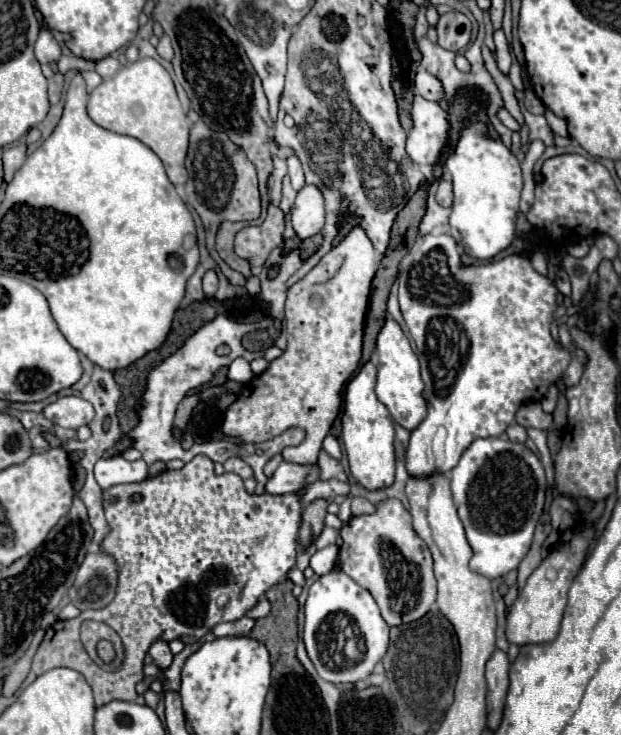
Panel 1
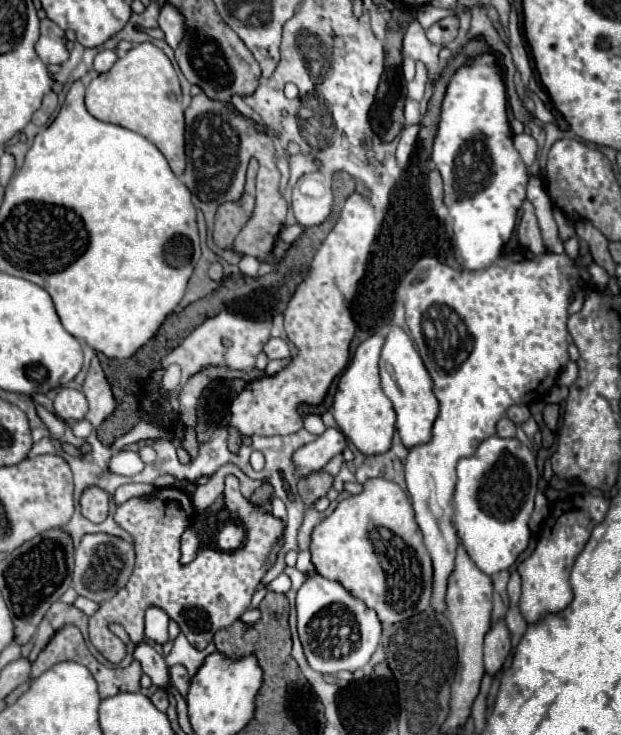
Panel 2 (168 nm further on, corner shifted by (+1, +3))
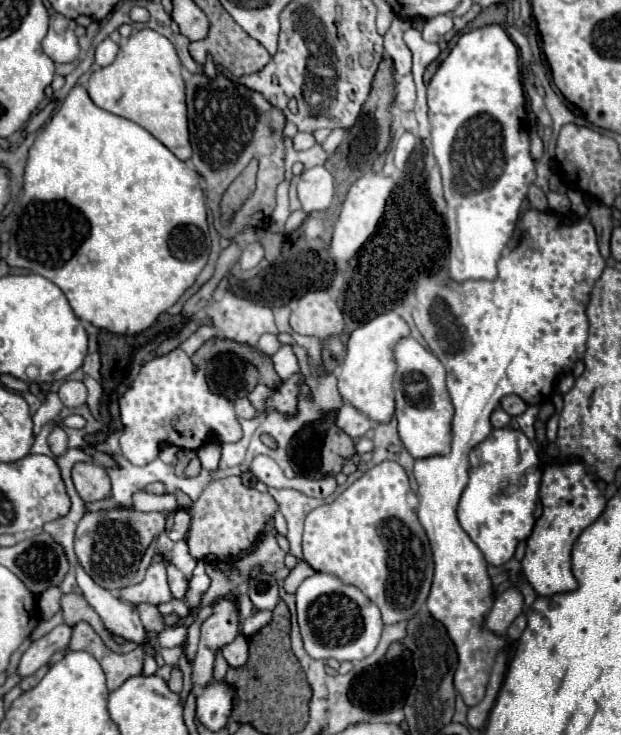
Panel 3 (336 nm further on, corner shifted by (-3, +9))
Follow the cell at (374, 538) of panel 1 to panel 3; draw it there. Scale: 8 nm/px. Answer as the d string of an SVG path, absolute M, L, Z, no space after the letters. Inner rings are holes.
M384 461L368 469L358 481L354 481L348 489L344 489L332 503L320 505L310 511L304 523L304 559L322 573L330 573L344 581L346 585L358 587L372 603L376 603L382 611L382 621L386 625L410 619L424 603L430 593L434 563L428 547L428 539L420 521L416 517L418 497L410 489L408 475L394 461ZM412 541L418 541L418 553L412 549Z

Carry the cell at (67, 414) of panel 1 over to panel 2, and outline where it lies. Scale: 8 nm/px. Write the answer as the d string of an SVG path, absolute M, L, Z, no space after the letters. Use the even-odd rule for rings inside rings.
M64 387L58 391L56 399L54 399L54 411L56 411L56 417L60 419L84 419L86 411L88 411L88 401L84 397L82 391L78 389L70 389L70 387Z

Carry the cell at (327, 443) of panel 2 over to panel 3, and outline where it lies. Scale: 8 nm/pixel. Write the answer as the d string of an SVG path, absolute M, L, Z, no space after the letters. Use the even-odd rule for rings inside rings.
M344 405L336 415L336 427L346 435L350 435L352 439L358 439L364 437L364 433L372 427L372 423L370 419L364 419L364 415L360 415L354 407Z

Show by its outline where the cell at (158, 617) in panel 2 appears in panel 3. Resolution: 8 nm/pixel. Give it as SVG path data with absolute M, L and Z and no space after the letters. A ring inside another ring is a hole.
M156 555L146 571L146 577L138 585L128 585L118 591L118 598L126 603L148 603L148 605L160 605L168 603L172 599L168 581L166 581L166 565L162 563L162 557Z

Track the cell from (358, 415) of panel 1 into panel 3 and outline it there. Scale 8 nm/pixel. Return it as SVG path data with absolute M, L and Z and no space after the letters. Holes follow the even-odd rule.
M382 313L372 321L358 327L348 341L348 351L344 363L336 369L338 391L346 403L366 415L370 421L388 423L394 417L394 389L392 379L396 371L396 361L392 355L392 347L402 337L408 337L410 329L404 319L396 313Z

